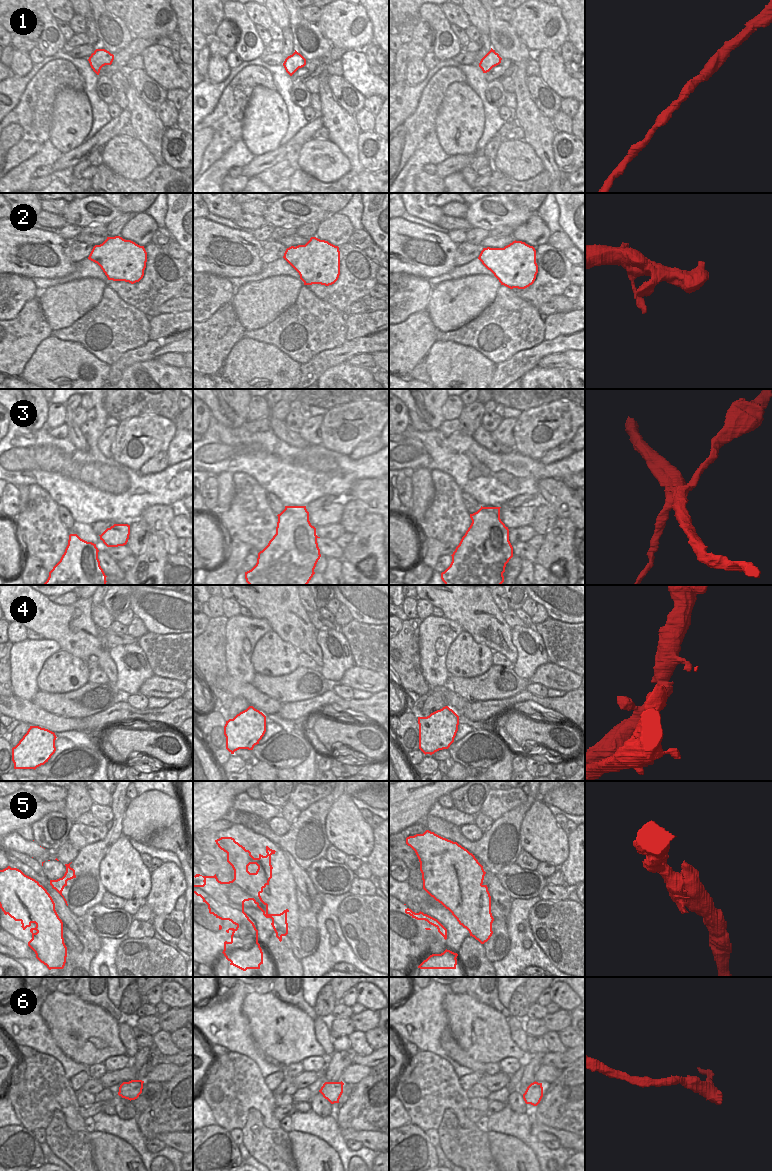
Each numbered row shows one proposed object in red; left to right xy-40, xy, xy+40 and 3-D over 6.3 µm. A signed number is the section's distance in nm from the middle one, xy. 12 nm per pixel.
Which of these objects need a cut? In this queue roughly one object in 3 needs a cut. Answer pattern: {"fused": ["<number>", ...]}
{"fused": ["2", "3"]}

